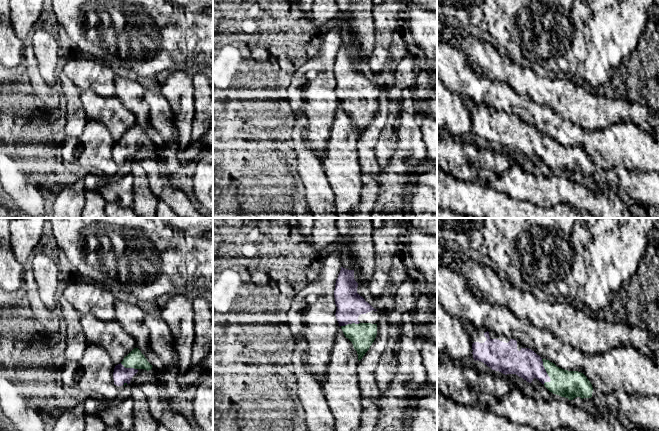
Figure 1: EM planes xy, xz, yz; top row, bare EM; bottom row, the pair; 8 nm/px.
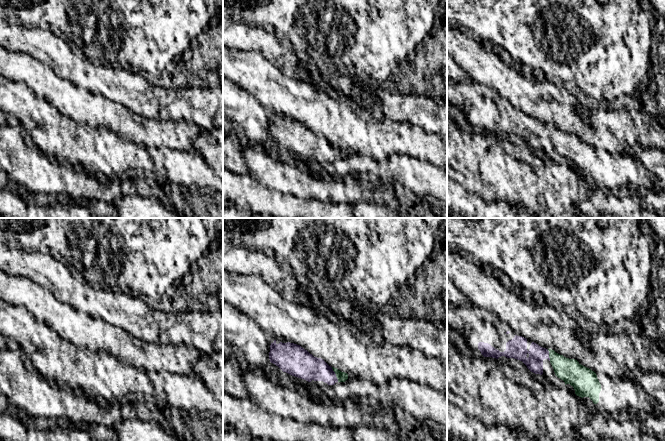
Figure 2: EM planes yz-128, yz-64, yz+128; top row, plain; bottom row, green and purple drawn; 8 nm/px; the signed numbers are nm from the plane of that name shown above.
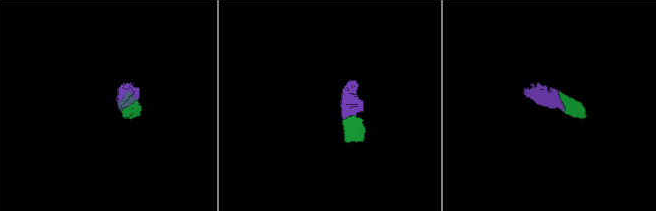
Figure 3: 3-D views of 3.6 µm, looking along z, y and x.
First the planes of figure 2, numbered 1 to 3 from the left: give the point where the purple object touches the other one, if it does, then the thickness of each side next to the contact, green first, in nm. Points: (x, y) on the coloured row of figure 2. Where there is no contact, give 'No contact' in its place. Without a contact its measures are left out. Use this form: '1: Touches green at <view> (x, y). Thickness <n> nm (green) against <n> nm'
1: No contact
2: Touches green at yz-64 (335, 373). Thickness 80 nm (green) against 200 nm
3: Touches green at yz+128 (549, 355). Thickness 190 nm (green) against 140 nm

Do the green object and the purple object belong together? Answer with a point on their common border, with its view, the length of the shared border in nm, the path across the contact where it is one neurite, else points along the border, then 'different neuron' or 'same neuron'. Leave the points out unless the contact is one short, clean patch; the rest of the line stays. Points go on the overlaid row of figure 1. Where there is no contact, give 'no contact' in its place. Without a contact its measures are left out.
contact yz (547, 373); length 200 nm; way yz (570, 384), (560, 382), (547, 373), (542, 369), (525, 363); same neuron

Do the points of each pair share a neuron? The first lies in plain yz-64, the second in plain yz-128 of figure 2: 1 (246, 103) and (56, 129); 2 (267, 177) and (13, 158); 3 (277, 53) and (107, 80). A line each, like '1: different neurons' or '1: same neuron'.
1: same neuron
2: same neuron
3: same neuron

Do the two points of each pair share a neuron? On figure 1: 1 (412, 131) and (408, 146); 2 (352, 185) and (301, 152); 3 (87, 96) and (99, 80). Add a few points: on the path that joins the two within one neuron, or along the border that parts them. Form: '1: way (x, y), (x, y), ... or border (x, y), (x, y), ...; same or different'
1: way (409, 135), (409, 142); same
2: border (321, 161), (328, 184), (331, 187); different
3: border (81, 90), (92, 90), (100, 96), (114, 96); different

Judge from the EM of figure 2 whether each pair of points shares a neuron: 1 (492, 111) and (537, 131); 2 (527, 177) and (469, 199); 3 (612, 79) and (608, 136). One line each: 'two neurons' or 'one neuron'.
1: one neuron
2: two neurons
3: two neurons

